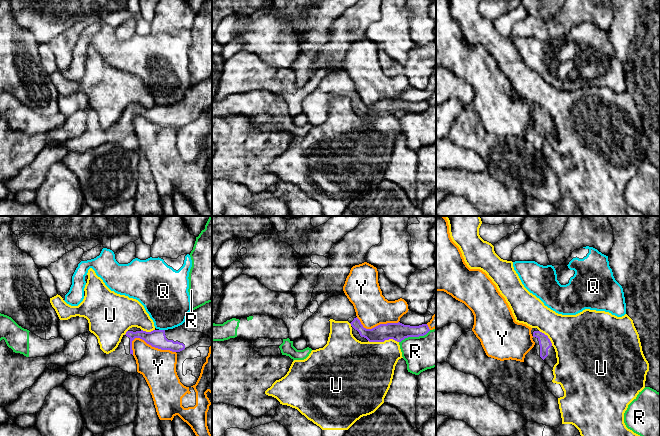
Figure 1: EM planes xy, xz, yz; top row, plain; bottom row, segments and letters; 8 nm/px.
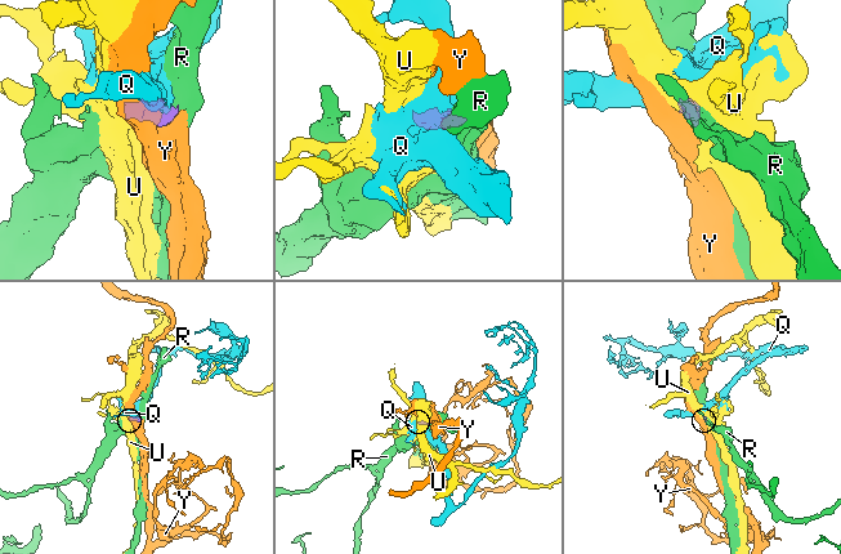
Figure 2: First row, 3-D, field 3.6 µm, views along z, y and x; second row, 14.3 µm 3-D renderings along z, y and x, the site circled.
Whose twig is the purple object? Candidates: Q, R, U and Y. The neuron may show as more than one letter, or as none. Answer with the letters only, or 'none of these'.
none of these

